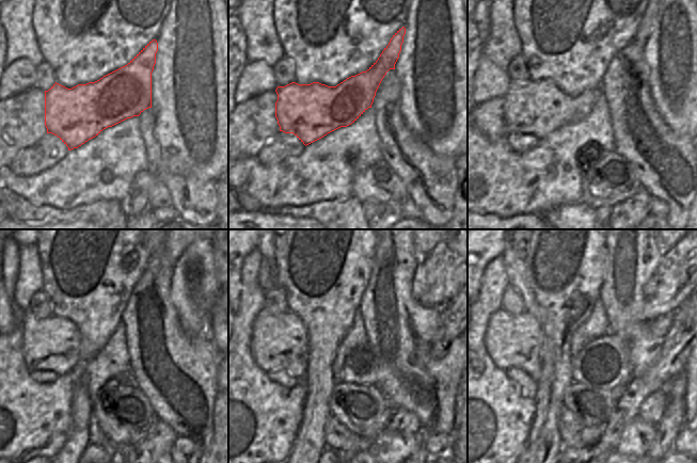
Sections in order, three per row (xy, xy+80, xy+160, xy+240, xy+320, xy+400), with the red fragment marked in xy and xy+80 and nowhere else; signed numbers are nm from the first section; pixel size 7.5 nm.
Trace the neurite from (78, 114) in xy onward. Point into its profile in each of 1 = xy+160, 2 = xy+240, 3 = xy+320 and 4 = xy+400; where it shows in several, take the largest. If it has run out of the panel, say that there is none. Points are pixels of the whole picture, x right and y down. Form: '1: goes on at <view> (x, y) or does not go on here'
1: goes on at xy+160 (538, 107)
2: goes on at xy+240 (52, 344)
3: goes on at xy+320 (279, 341)
4: goes on at xy+400 (511, 340)

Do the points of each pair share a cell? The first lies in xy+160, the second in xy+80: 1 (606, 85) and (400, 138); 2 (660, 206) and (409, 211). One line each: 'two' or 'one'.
1: one
2: one

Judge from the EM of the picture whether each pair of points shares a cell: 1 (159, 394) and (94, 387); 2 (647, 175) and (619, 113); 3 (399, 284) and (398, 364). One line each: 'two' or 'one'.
1: two
2: one
3: one

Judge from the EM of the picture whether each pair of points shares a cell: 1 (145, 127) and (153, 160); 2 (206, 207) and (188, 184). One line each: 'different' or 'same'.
1: same
2: same

